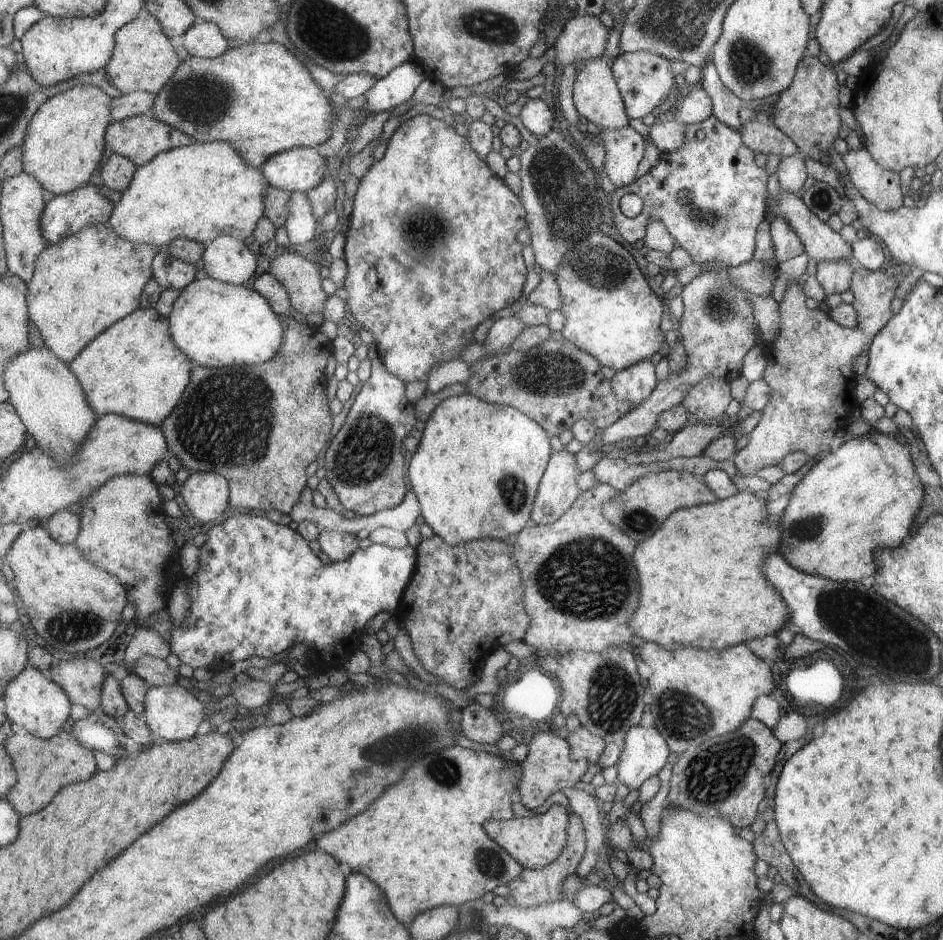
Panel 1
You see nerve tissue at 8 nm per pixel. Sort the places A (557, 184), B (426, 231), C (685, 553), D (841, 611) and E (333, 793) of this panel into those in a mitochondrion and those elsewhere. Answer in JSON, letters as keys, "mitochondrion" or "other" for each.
{"A":"mitochondrion","B":"mitochondrion","C":"other","D":"mitochondrion","E":"other"}

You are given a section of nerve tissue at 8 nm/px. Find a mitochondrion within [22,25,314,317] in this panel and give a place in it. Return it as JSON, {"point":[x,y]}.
{"point":[198,99]}

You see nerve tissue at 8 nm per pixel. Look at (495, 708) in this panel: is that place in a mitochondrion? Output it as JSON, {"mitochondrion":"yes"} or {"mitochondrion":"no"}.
{"mitochondrion":"no"}

